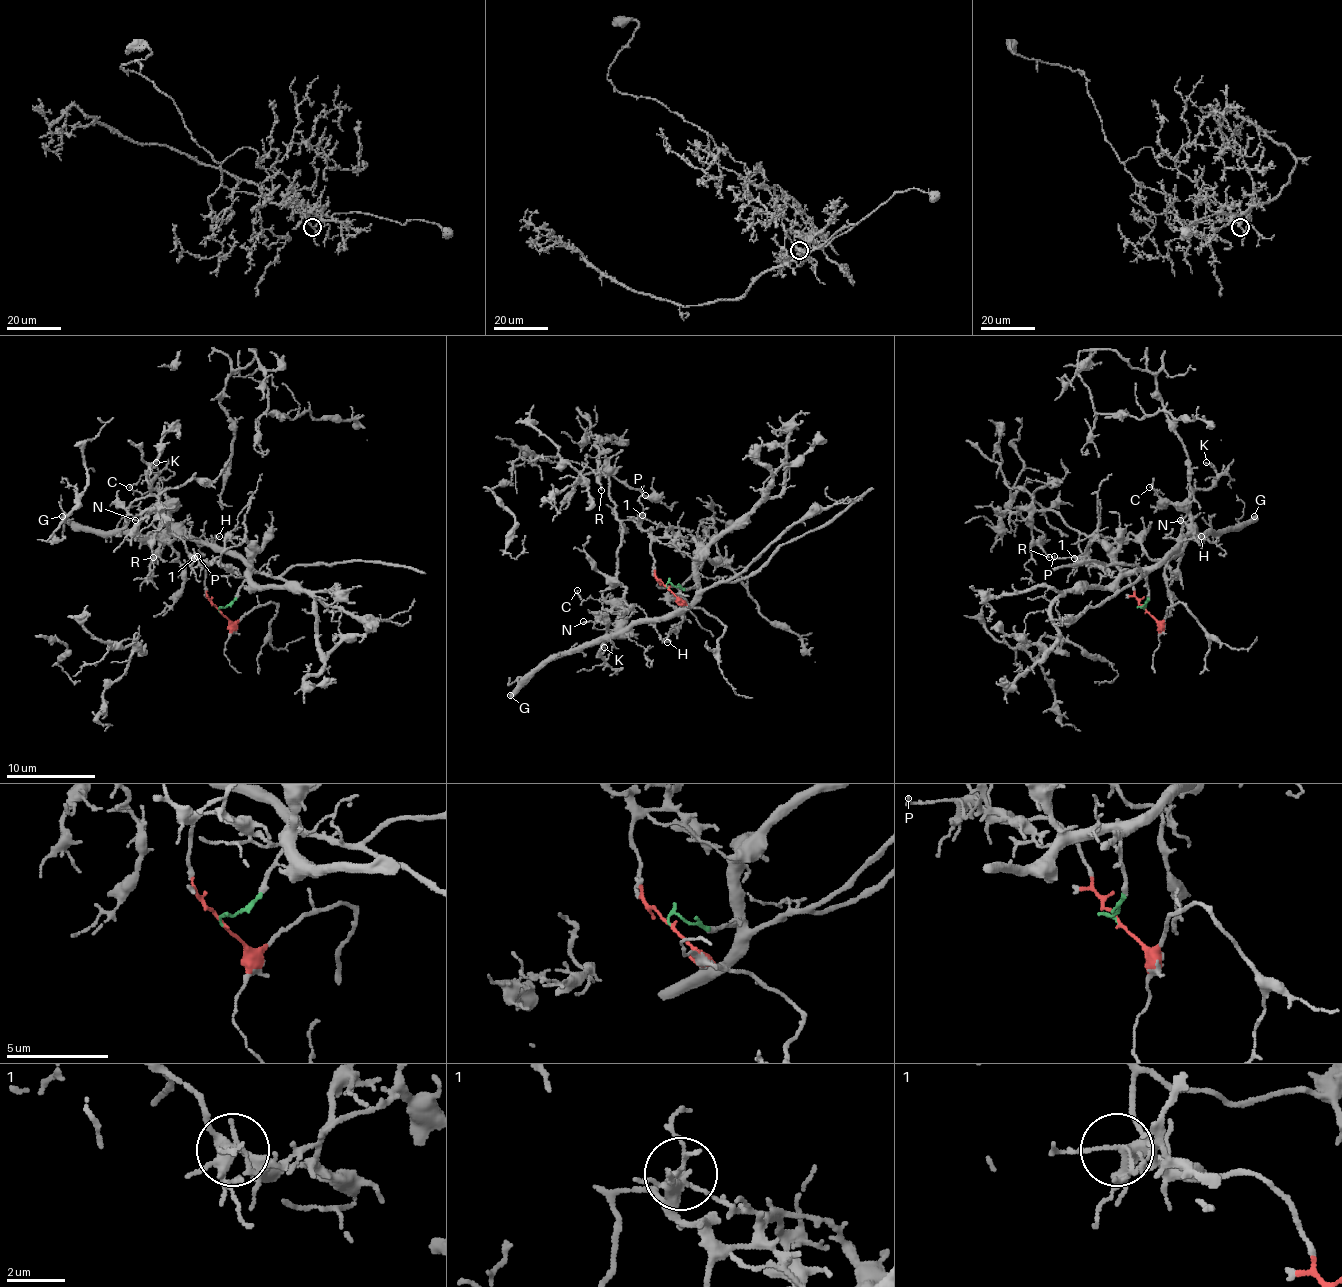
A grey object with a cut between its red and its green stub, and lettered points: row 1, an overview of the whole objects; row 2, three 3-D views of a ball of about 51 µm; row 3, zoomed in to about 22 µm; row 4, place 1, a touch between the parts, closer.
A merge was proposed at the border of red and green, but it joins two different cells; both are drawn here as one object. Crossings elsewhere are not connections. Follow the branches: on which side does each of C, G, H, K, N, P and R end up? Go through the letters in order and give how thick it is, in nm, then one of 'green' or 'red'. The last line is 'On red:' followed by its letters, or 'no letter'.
C: 120 nm | green
G: 480 nm | green
H: 130 nm | green
K: 70 nm | green
N: 100 nm | green
P: 140 nm | red
R: 120 nm | red
On red: P, R

